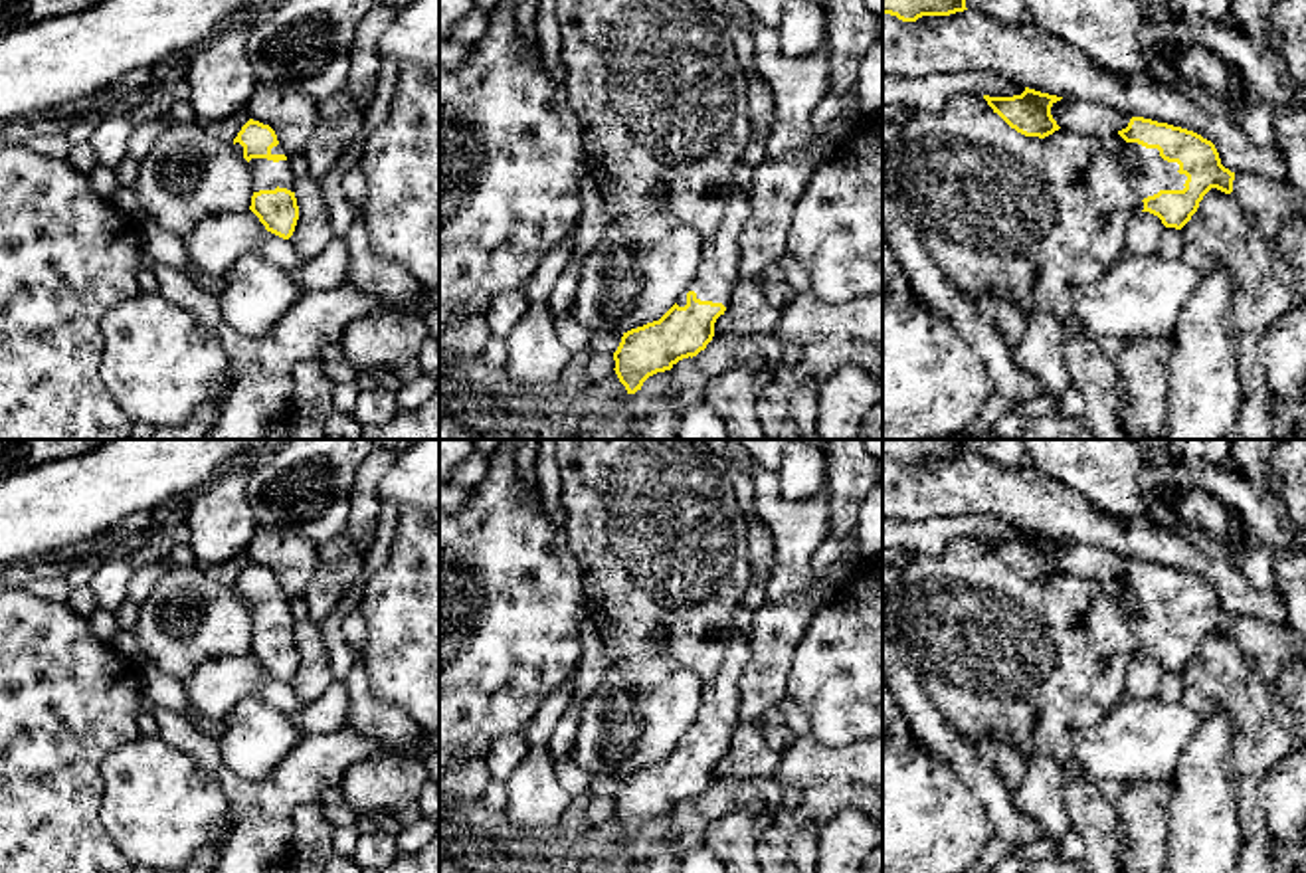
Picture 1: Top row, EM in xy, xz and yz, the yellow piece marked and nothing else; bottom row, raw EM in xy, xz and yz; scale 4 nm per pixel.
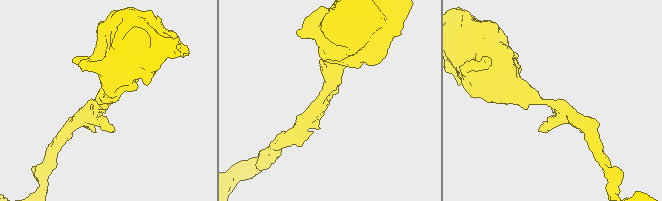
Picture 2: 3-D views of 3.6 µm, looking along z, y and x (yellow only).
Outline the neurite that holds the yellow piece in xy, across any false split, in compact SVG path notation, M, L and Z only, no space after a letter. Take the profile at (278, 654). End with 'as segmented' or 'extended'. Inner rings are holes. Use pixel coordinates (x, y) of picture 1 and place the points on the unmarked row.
M249 562L233 582L233 588L251 612L253 639L249 653L267 675L289 683L299 663L297 620L291 614L291 602L279 590L275 574Z | extended

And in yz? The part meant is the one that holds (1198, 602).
M1132 560L1118 578L1126 588L1112 602L1134 633L1134 653L1158 659L1166 671L1181 673L1211 631L1233 635L1235 616L1221 608L1215 588L1201 578L1144 560Z | extended

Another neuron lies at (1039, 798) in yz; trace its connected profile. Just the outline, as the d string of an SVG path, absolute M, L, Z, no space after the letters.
M1045 752L1029 760L1025 778L1011 802L1035 825L1039 837L1061 843L1074 829L1063 794L1063 768Z

